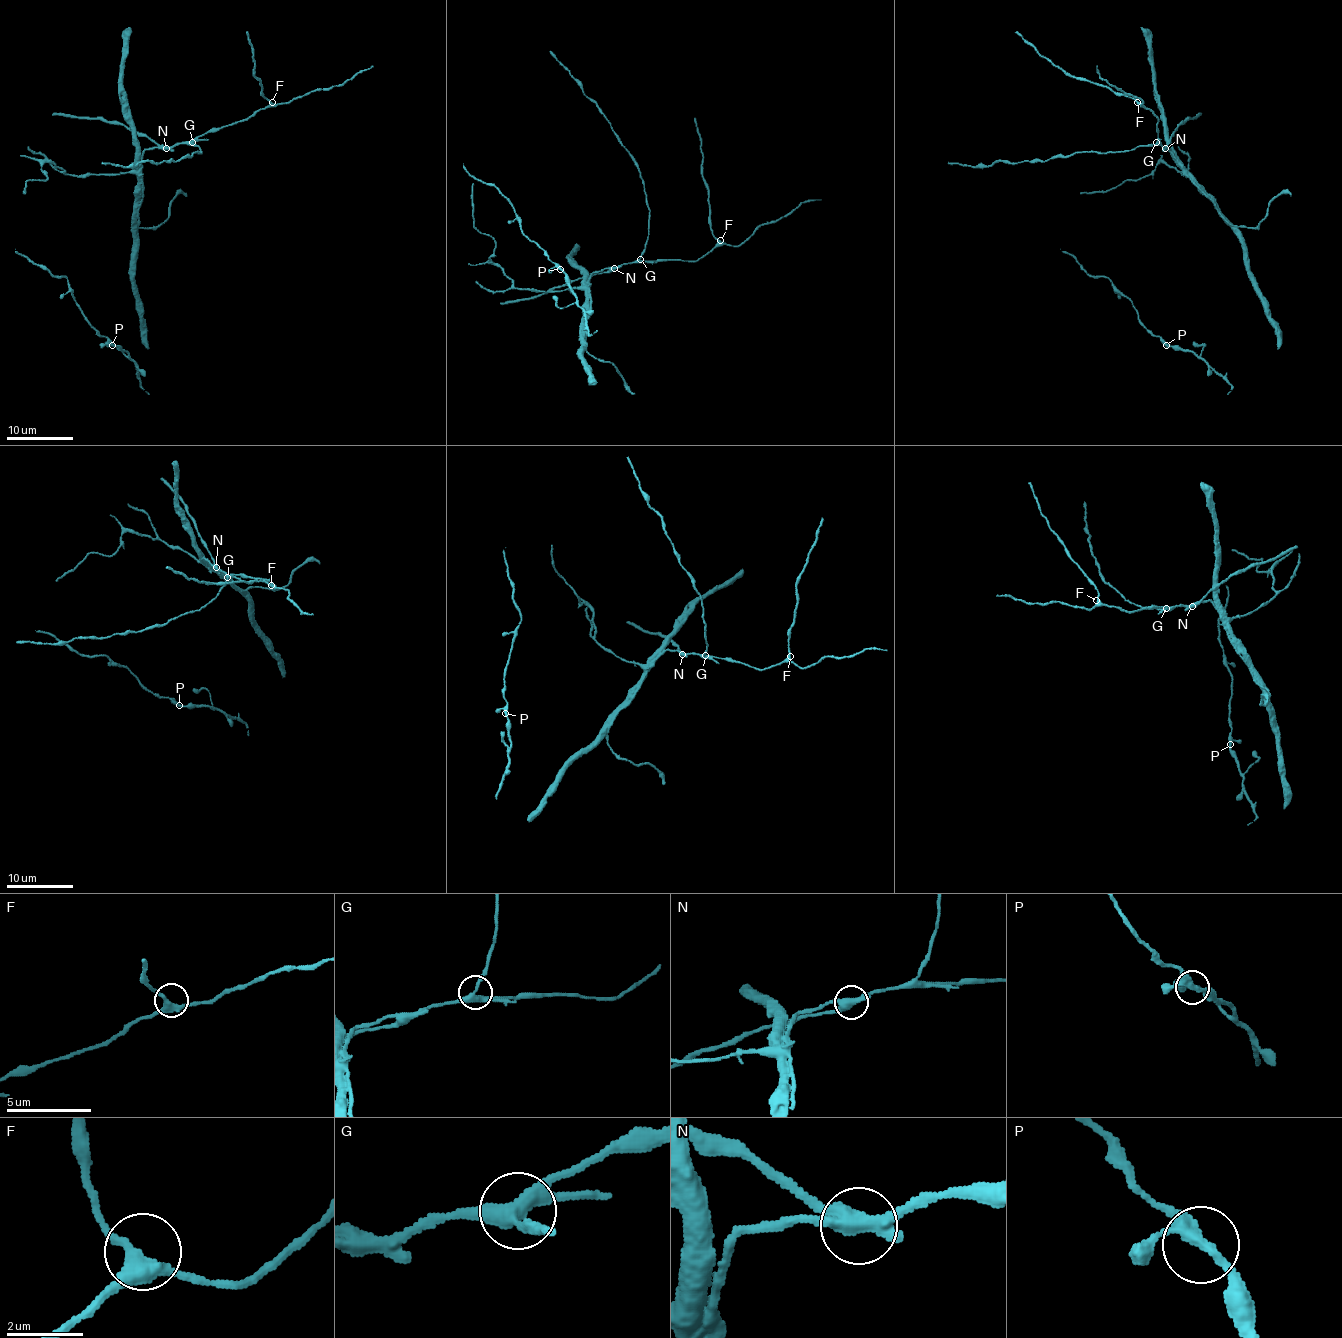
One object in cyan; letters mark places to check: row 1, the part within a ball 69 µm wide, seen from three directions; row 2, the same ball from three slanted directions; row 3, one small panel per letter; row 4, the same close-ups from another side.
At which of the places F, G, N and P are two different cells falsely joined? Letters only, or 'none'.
N

